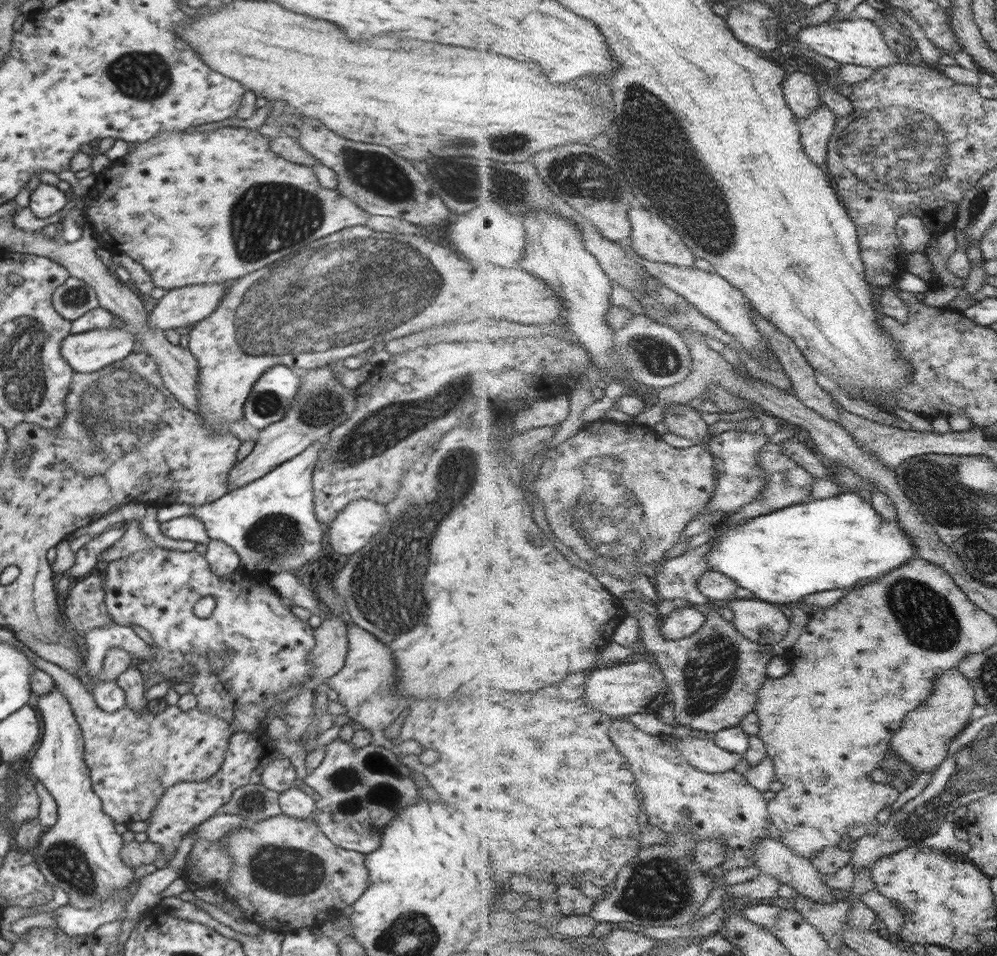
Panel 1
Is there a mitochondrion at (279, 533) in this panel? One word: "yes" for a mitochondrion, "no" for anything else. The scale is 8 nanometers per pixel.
yes

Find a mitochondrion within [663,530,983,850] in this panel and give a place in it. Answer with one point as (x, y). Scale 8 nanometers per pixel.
(936, 627)

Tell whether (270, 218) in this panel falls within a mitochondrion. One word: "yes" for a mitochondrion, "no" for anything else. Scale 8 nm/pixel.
yes

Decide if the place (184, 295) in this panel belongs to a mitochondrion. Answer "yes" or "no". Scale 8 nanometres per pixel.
no

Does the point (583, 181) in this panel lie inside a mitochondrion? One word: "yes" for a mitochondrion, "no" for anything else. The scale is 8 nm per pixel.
yes

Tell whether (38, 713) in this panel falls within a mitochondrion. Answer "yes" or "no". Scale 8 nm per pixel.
no

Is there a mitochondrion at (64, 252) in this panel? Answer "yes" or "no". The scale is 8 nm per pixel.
no

